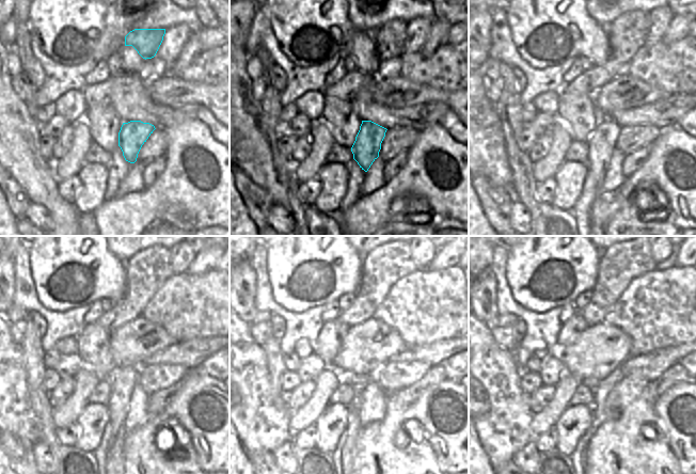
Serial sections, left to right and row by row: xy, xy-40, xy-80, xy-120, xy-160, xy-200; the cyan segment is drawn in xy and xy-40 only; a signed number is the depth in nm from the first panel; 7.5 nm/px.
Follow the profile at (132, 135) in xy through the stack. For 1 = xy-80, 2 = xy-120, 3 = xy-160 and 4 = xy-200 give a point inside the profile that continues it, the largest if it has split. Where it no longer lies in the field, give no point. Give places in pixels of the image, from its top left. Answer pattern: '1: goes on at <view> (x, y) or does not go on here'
1: goes on at xy-80 (602, 142)
2: goes on at xy-120 (123, 379)
3: goes on at xy-160 (359, 382)
4: goes on at xy-200 (585, 446)

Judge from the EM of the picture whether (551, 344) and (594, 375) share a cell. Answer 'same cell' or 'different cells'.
different cells

